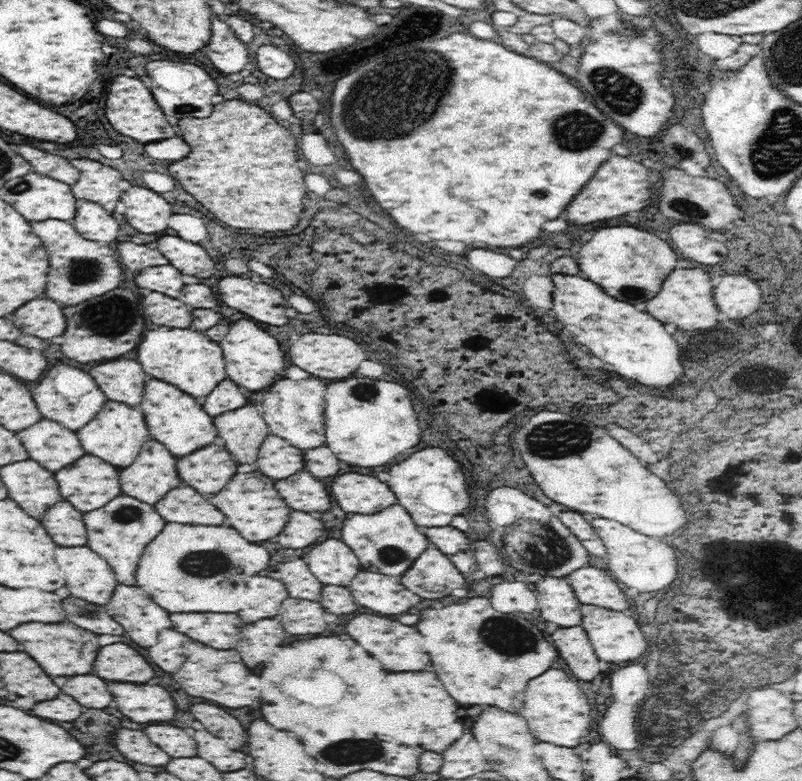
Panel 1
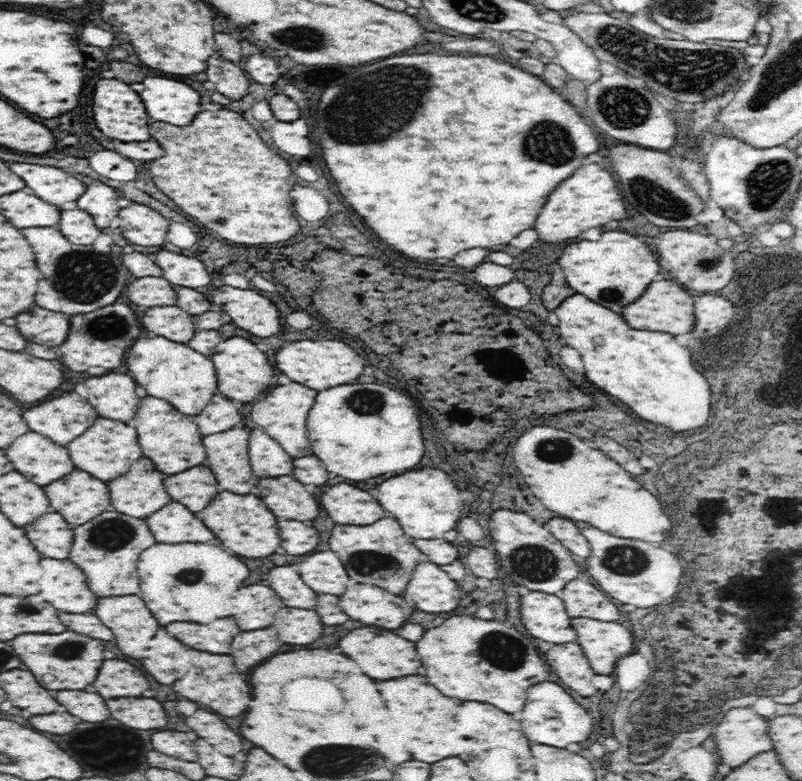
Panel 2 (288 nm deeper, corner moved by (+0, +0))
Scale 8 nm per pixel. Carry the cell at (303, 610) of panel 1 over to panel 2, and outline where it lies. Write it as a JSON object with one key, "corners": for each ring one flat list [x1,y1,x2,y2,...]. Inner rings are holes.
{"corners":[[282,608,276,612,274,628,286,644,312,644,322,636,324,624,314,610,300,608]]}

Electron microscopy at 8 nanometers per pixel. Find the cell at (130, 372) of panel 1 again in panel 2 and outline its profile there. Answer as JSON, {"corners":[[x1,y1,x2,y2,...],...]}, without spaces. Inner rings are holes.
{"corners":[[104,374,84,382,88,396,86,400,98,412,98,418,112,418,116,422,130,424,136,416,142,390,130,374]]}

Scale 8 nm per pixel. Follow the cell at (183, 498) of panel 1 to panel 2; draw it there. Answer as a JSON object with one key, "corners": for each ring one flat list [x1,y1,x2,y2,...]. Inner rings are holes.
{"corners":[[170,502,158,512,146,518,156,544,178,544,178,542,216,542,214,532,196,514,186,510,180,502]]}

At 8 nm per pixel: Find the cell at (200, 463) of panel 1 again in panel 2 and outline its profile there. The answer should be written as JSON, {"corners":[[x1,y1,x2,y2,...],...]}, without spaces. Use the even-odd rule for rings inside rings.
{"corners":[[206,464,192,466,180,474,170,474,164,480,164,486,172,500,184,504,192,514,208,508,208,504,222,492,214,472]]}

